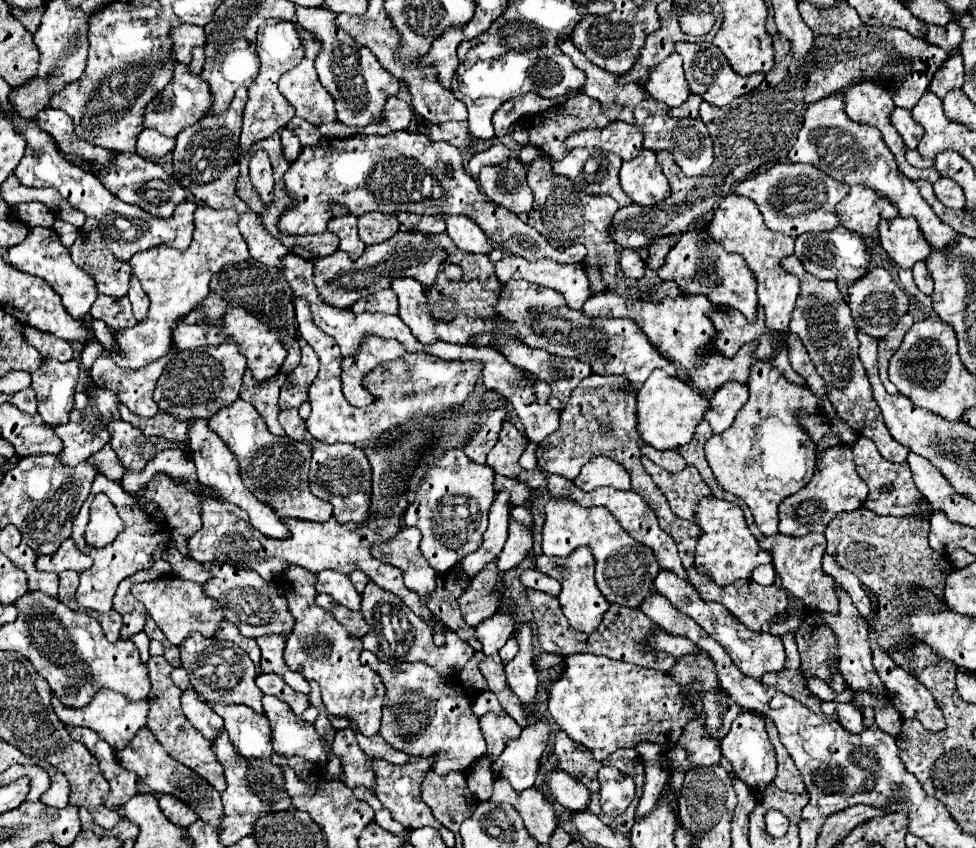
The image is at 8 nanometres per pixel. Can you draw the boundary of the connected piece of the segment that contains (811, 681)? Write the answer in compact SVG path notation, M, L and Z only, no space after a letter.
M804 677L806 681L806 687L818 695L818 697L828 697L828 685L824 681L816 681L816 677Z

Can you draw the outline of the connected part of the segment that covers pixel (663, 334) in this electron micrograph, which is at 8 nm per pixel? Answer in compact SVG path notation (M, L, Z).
M600 293L600 295L592 295L584 303L584 307L588 307L588 317L592 319L596 317L632 319L656 349L660 349L670 361L676 361L682 369L688 371L688 379L692 387L698 389L700 393L714 391L728 381L748 383L750 367L752 363L756 363L756 357L754 357L756 345L752 341L742 345L734 357L724 357L724 353L712 347L712 339L716 337L718 331L712 325L710 317L706 315L706 311L712 309L712 303L708 303L708 297L704 295L666 299L662 303L650 303L650 301L626 303L618 293Z

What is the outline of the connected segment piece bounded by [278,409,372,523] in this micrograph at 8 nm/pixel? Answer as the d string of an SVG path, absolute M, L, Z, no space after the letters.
M298 409L282 411L278 421L284 427L288 437L308 443L312 447L312 467L310 467L312 495L332 503L334 517L340 523L348 523L348 521L364 523L370 515L370 499L372 499L372 469L370 469L370 461L368 461L364 449L360 449L356 445L346 445L346 443L328 445L328 443L314 439L306 429L304 419L298 415Z

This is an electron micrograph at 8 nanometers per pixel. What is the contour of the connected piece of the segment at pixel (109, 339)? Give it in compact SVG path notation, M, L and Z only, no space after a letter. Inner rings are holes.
M90 315L84 319L86 325L90 325L90 329L94 331L96 339L102 343L102 347L106 351L116 351L116 343L114 343L114 335L112 335L112 329L108 325L104 325L104 321L96 321L92 319Z

